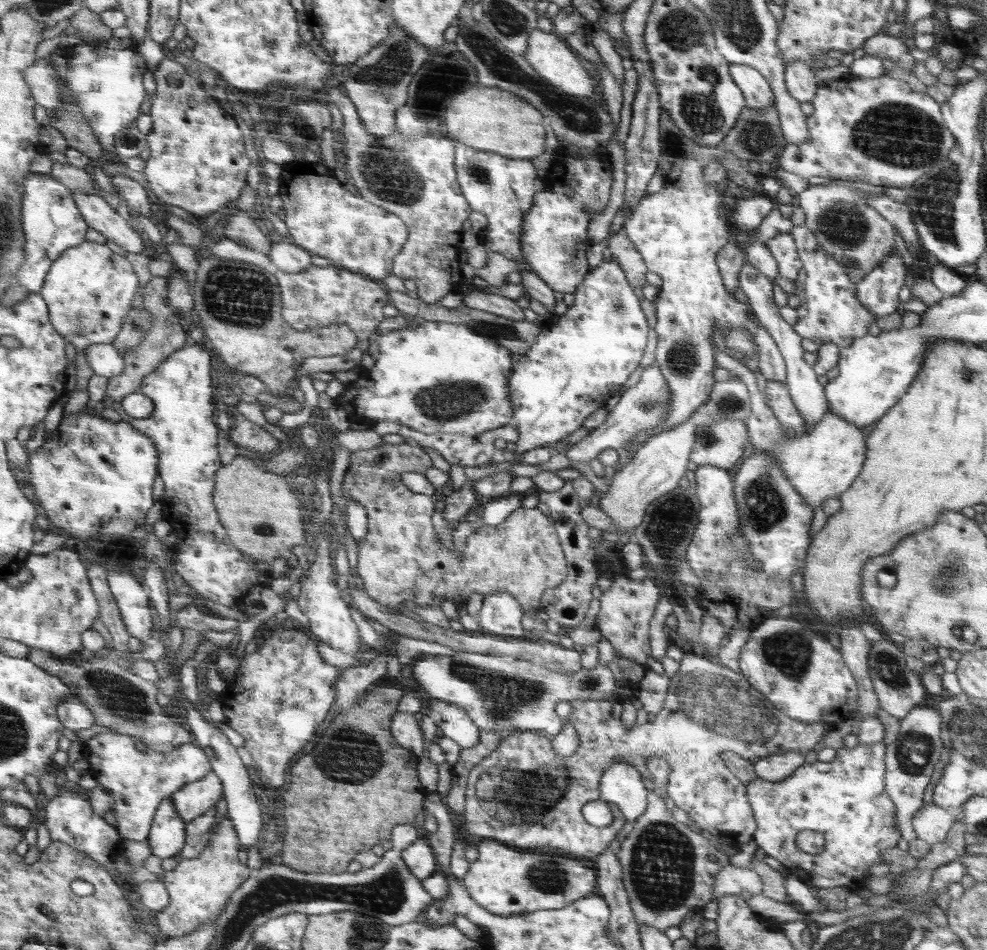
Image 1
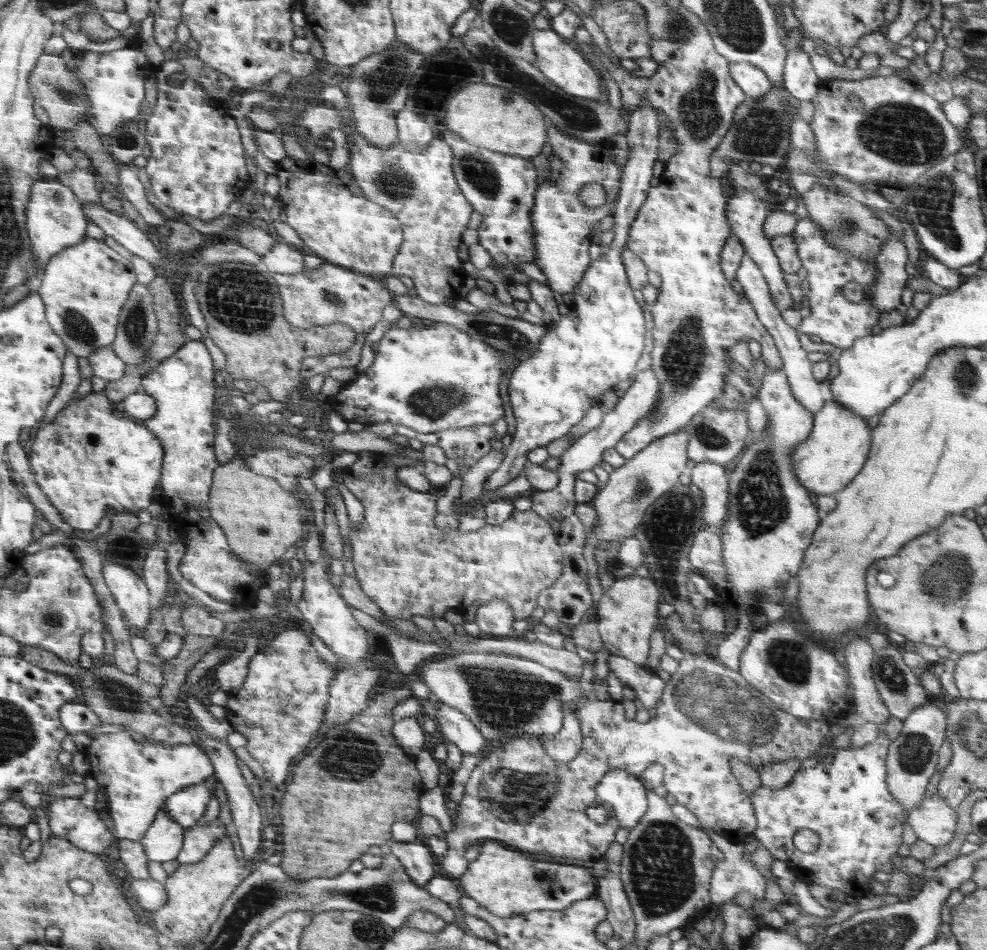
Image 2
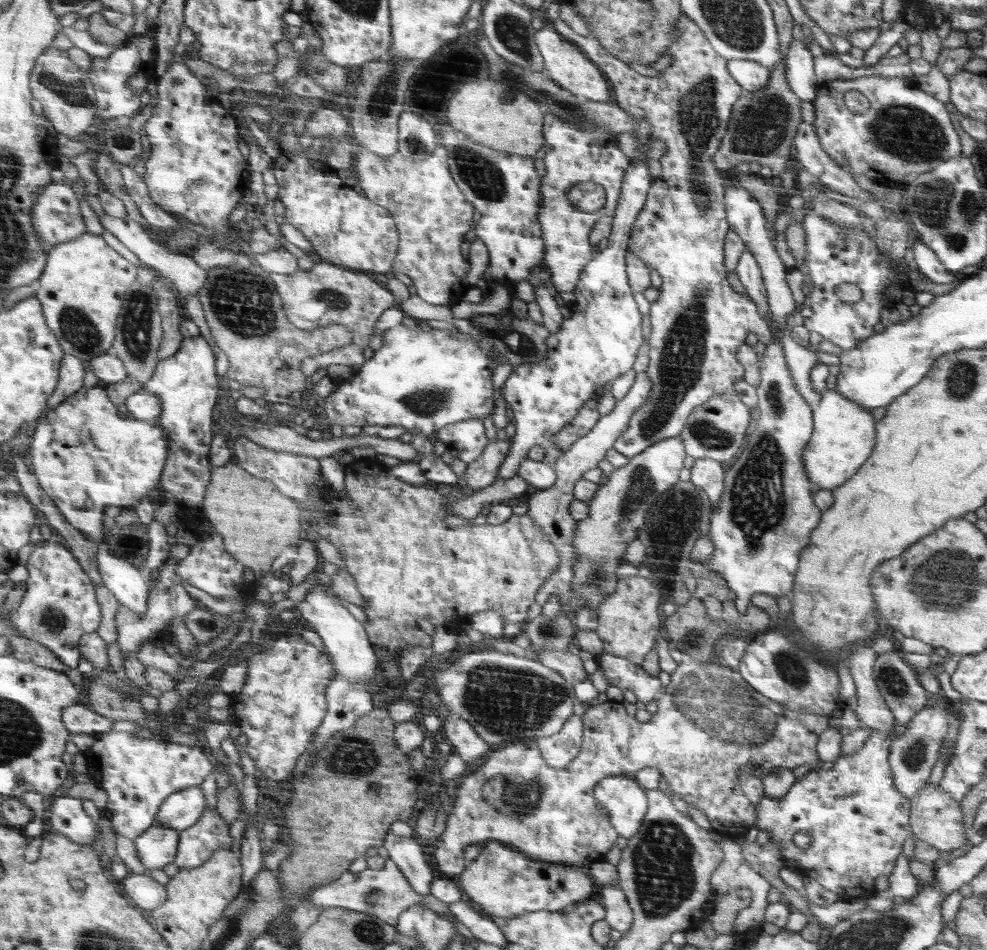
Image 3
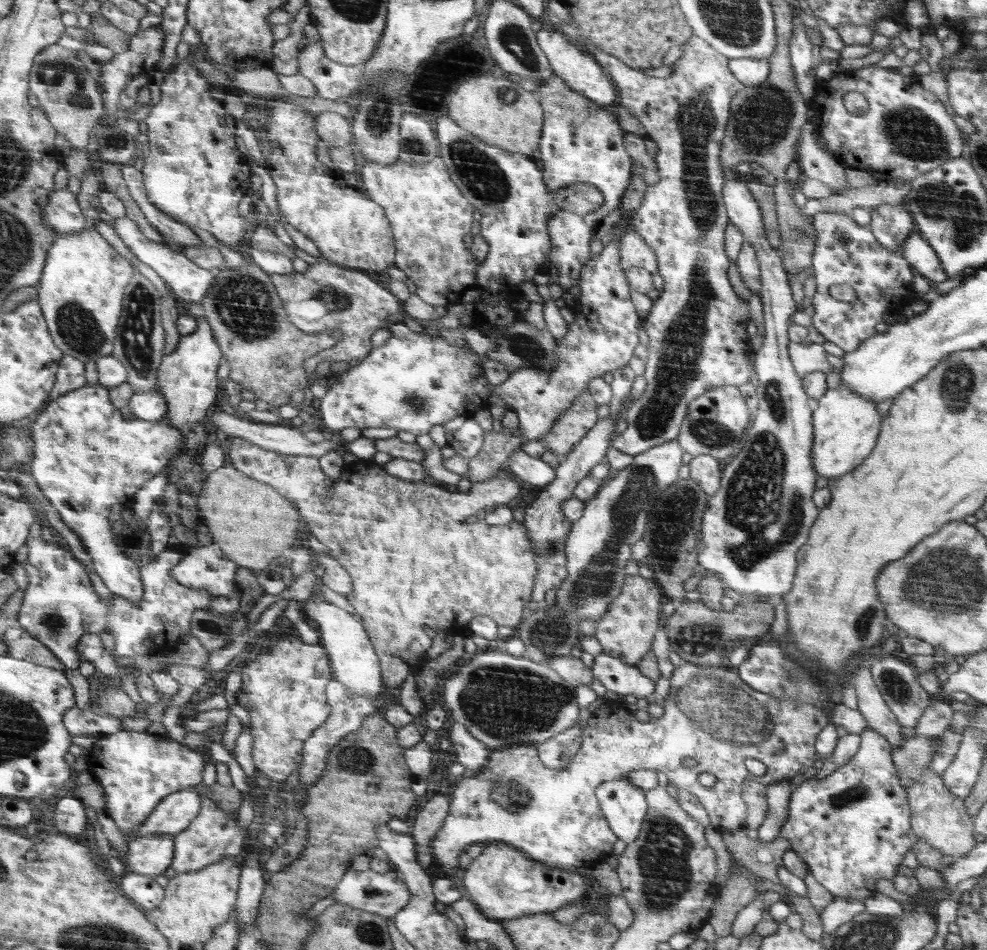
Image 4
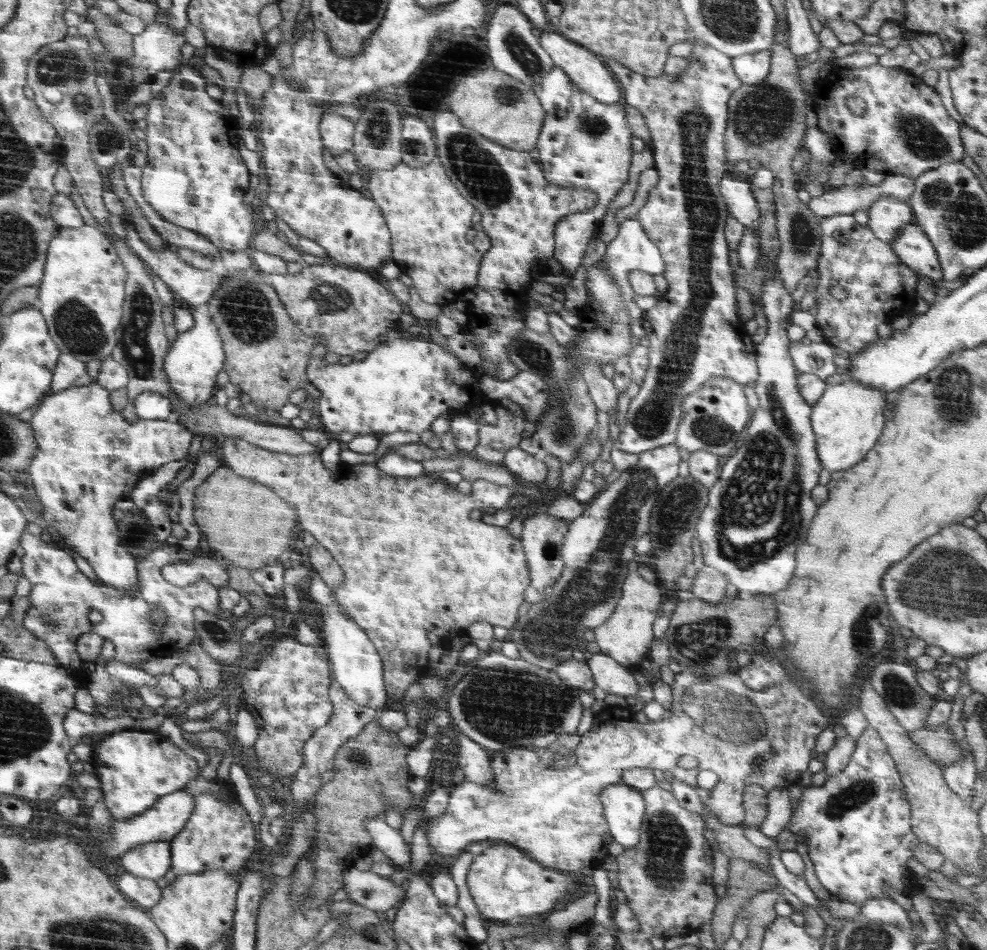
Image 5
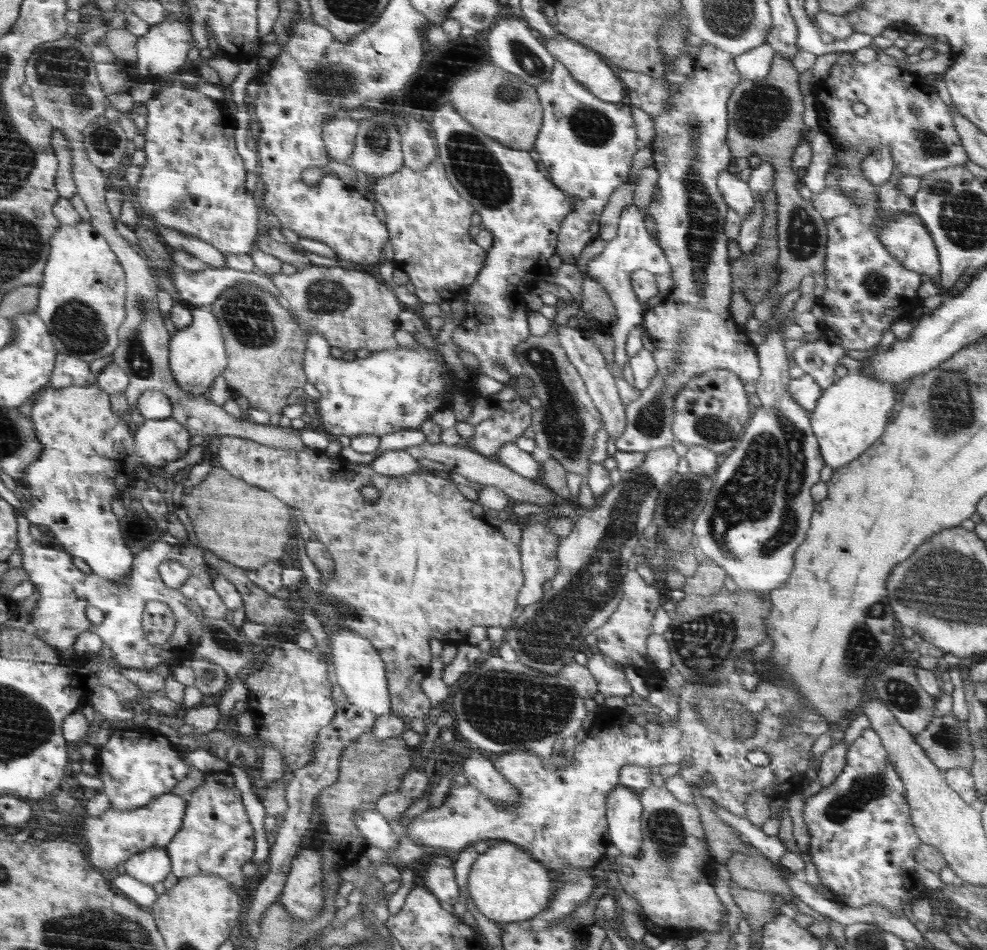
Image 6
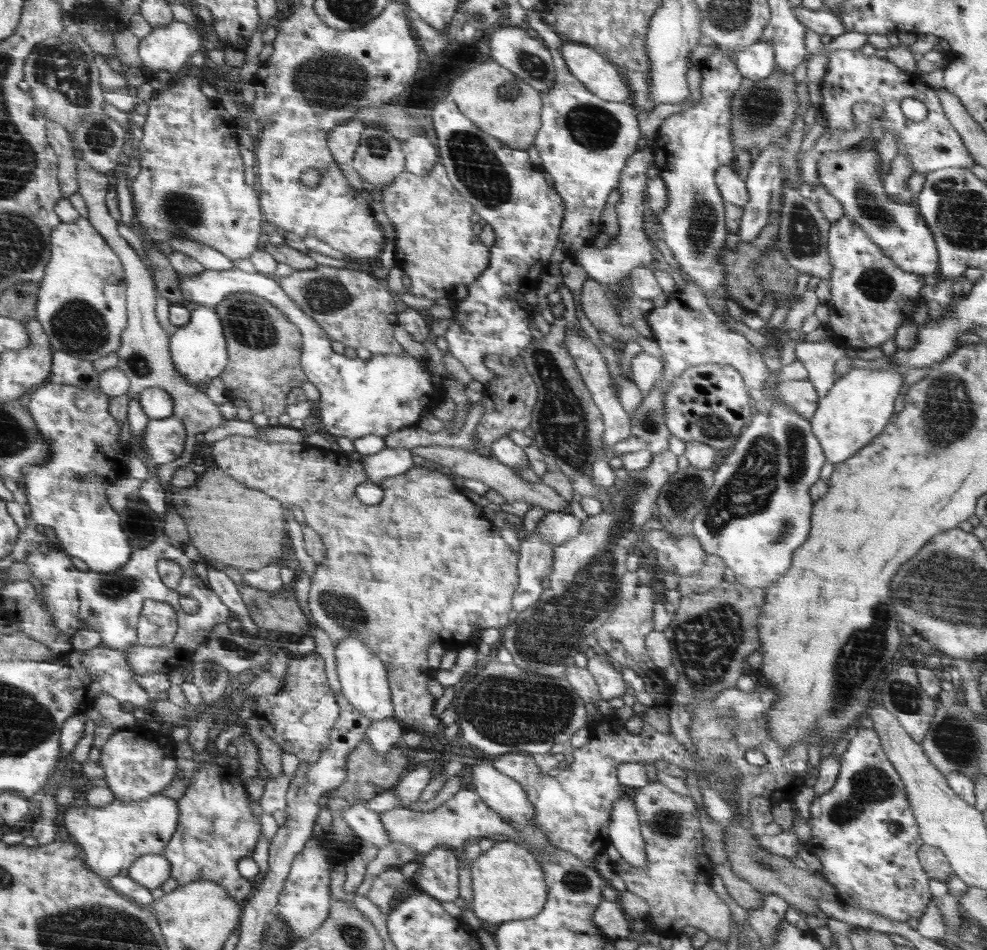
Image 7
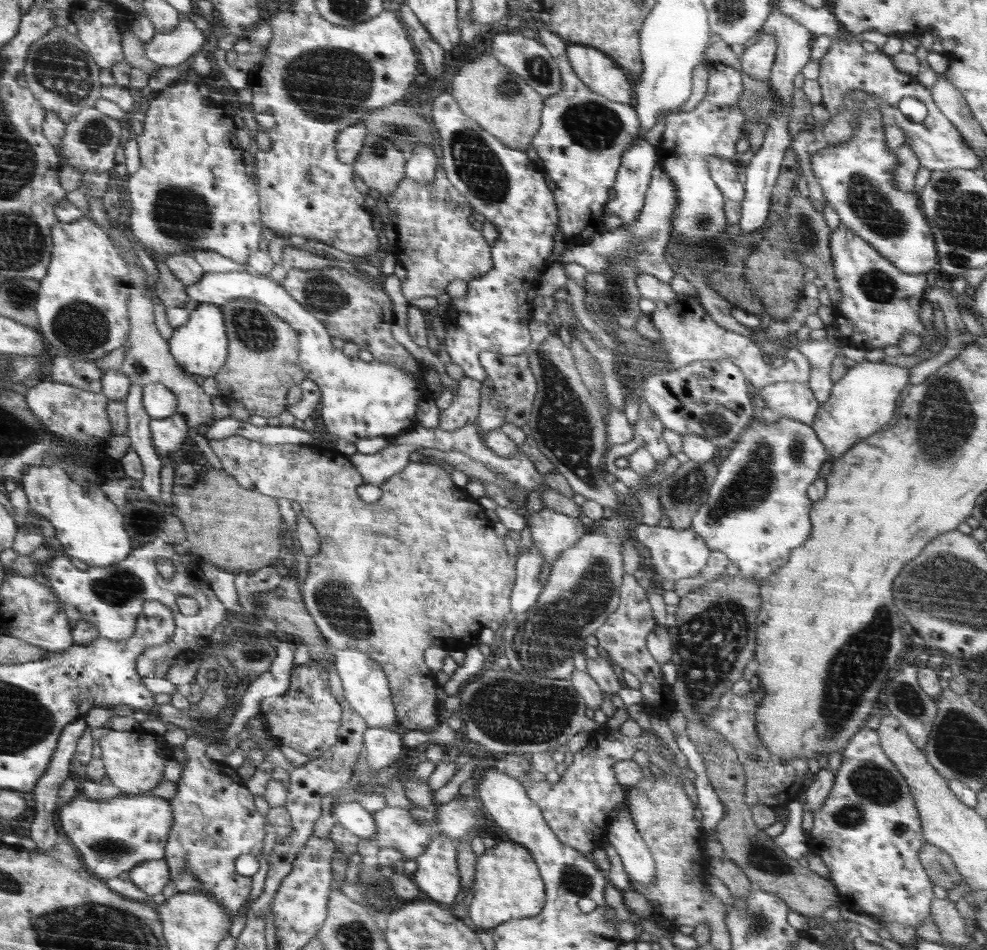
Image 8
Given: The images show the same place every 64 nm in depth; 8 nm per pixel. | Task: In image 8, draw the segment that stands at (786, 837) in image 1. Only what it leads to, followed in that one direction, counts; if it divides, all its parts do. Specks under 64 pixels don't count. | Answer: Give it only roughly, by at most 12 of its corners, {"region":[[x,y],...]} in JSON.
{"region":[[862,727],[808,851],[842,904],[920,928],[934,896],[910,784]]}

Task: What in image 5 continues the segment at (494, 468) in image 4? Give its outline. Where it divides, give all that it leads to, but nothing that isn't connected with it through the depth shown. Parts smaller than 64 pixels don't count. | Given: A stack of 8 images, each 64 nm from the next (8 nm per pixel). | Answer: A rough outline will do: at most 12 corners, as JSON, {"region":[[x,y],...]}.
{"region":[[510,398],[490,400],[497,424],[479,426],[472,454],[502,466],[528,432],[527,414]]}

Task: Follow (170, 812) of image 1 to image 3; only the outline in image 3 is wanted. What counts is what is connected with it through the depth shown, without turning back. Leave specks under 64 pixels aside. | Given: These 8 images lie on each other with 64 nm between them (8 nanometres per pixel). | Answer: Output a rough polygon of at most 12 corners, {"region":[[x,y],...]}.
{"region":[[158,823],[135,841],[149,872],[175,862],[181,832]]}

